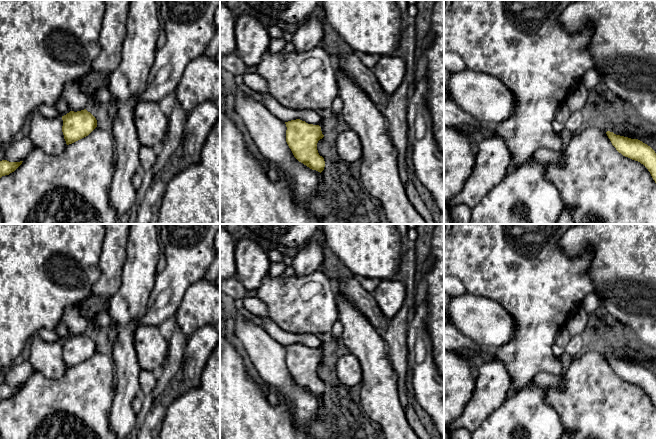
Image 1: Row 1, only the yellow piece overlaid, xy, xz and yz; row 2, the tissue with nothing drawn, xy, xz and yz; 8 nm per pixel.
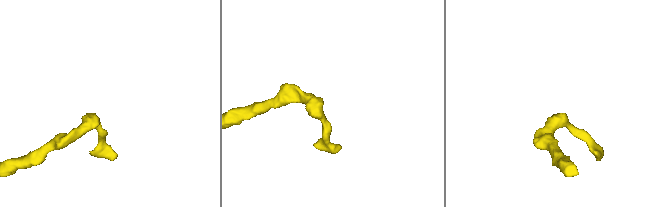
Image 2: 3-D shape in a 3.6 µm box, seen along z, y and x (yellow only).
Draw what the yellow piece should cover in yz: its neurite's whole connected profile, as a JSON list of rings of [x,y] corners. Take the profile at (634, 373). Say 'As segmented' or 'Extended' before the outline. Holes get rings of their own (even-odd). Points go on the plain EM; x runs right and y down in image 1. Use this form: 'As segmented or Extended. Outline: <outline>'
As segmented. Outline: [[[610,355],[606,358],[619,377],[643,388],[656,407],[656,377],[650,370],[638,363],[616,359]]]

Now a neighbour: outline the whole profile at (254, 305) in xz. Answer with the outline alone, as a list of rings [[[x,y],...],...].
[[[248,296],[243,300],[243,306],[255,317],[268,316],[265,303],[255,296]]]

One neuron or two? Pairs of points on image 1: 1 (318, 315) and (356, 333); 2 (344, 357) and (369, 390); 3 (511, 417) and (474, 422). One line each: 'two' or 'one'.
1: two
2: two
3: two

